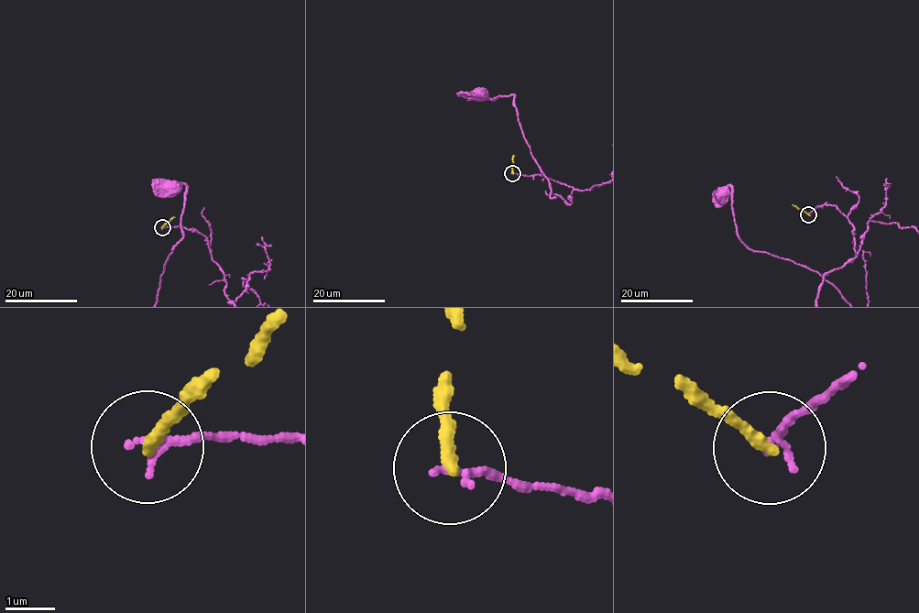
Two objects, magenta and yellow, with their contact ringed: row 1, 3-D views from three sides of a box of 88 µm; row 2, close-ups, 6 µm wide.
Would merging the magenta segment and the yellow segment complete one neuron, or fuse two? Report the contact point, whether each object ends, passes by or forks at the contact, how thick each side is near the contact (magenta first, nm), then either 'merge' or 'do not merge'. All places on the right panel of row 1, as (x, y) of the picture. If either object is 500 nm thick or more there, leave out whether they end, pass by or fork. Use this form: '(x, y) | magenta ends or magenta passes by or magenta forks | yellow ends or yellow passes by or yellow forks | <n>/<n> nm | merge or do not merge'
(808, 214) | magenta ends | yellow ends | 160/240 nm | do not merge

